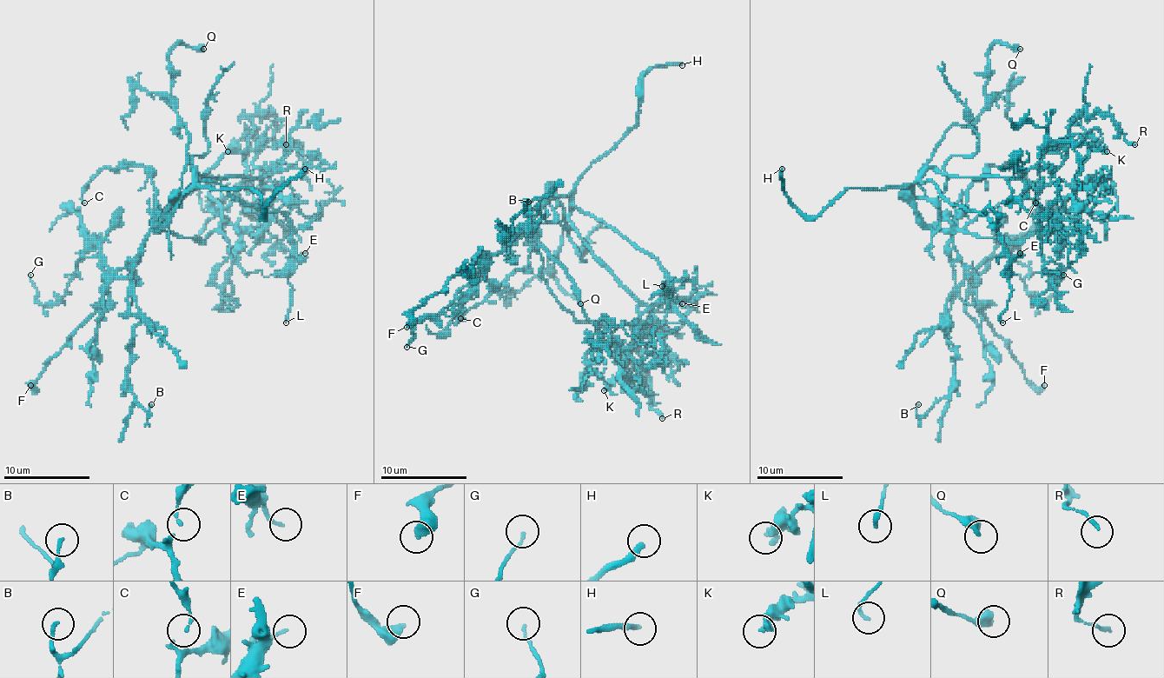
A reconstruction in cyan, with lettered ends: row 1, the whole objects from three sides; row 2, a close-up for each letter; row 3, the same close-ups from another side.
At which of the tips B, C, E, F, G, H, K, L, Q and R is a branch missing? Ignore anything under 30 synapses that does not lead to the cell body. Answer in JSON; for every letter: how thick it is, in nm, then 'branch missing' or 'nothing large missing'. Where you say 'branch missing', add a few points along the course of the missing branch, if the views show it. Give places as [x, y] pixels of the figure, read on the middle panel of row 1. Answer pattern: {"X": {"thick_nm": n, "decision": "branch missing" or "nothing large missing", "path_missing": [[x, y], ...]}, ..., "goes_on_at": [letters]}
{"B": {"thick_nm": 140, "decision": "nothing large missing"}, "C": {"thick_nm": 90, "decision": "nothing large missing"}, "E": {"thick_nm": 130, "decision": "nothing large missing"}, "F": {"thick_nm": 440, "decision": "nothing large missing"}, "G": {"thick_nm": 110, "decision": "nothing large missing"}, "H": {"thick_nm": 260, "decision": "branch missing"}, "K": {"thick_nm": 320, "decision": "nothing large missing"}, "L": {"thick_nm": 160, "decision": "nothing large missing"}, "Q": {"thick_nm": 440, "decision": "nothing large missing"}, "R": {"thick_nm": 130, "decision": "nothing large missing"}, "goes_on_at": ["H"]}

